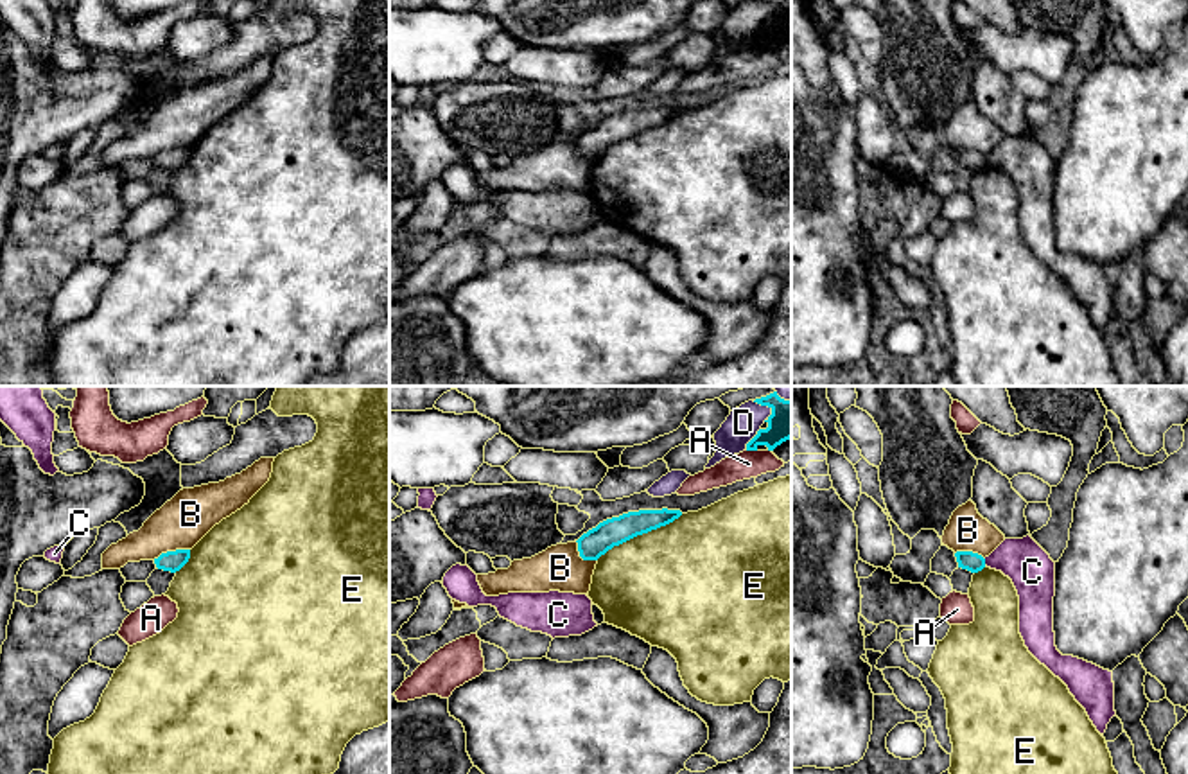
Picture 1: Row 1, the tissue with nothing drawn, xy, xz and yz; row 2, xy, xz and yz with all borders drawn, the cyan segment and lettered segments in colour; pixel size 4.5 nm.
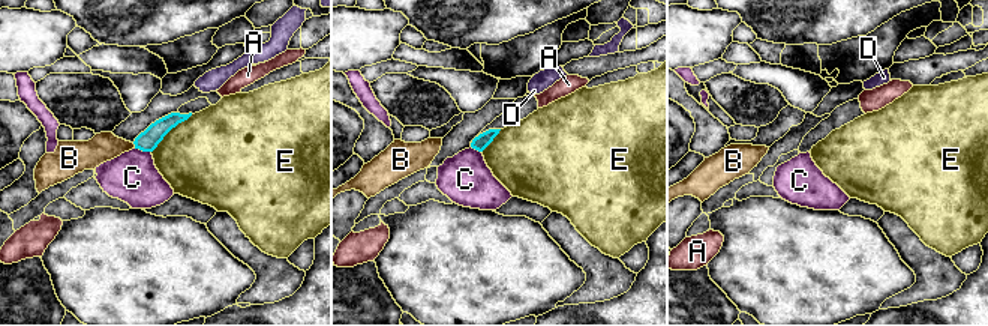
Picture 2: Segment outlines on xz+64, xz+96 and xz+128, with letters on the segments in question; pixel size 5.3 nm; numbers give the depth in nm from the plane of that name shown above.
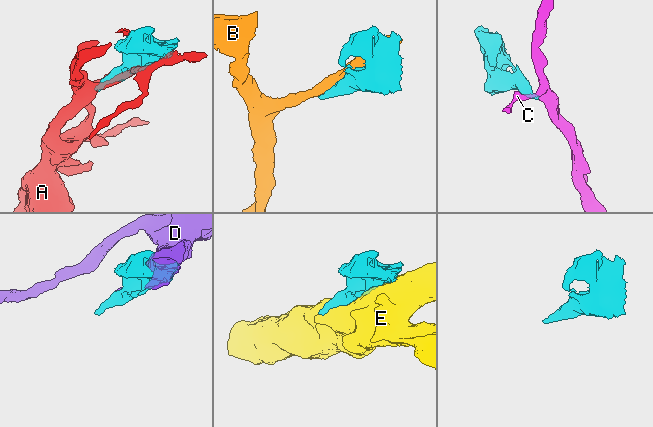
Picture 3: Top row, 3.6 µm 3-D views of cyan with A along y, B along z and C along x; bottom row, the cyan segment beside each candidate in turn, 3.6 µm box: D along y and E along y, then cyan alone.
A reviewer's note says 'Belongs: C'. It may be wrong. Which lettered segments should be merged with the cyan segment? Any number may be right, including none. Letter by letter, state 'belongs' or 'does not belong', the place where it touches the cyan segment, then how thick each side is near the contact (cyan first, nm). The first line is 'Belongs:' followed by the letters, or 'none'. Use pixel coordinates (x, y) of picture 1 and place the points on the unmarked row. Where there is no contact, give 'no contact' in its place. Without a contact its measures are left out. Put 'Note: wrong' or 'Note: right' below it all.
Belongs: none
A: does not belong; meets cyan in xz at (752, 47); 160 nm thick on the cyan side, 130 nm on the other
B: does not belong; meets cyan in xy at (171, 149); 100 nm thick on the cyan side, 220 nm on the other
C: does not belong; meets cyan in yz at (984, 160); 90 nm thick on the cyan side, 200 nm on the other
D: does not belong; meets cyan in xz at (752, 36); 160 nm thick on the cyan side, 150 nm on the other
E: does not belong; meets cyan in xz at (639, 131); 130 nm thick on the cyan side, 500 nm on the other
Note: wrong

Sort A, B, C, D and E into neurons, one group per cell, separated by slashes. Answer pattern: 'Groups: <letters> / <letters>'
Groups: A / B / C / D / E

